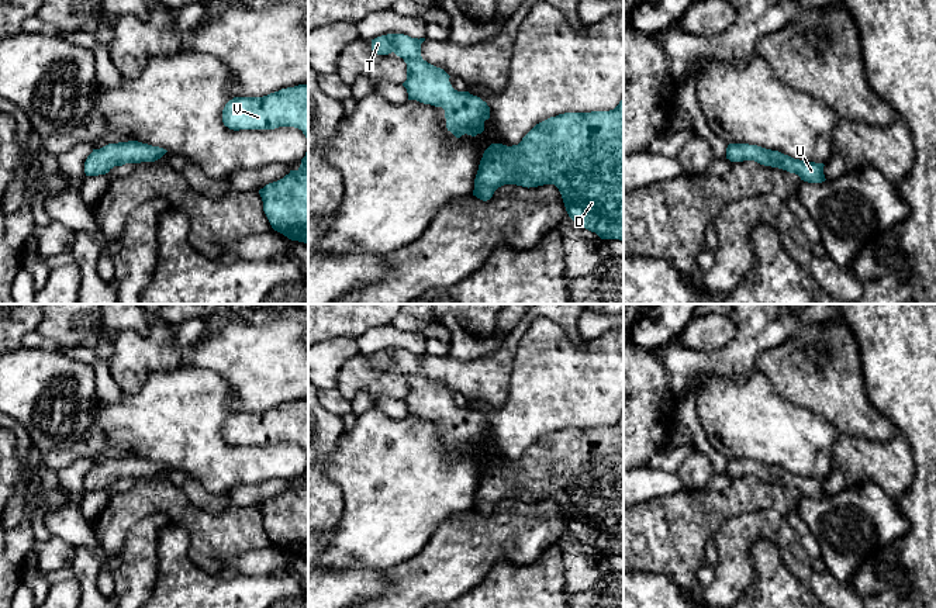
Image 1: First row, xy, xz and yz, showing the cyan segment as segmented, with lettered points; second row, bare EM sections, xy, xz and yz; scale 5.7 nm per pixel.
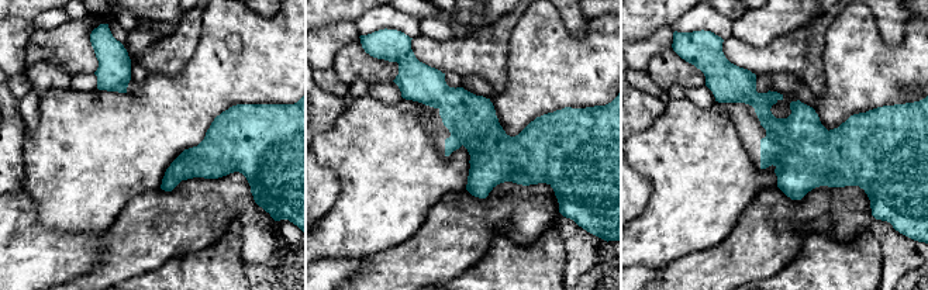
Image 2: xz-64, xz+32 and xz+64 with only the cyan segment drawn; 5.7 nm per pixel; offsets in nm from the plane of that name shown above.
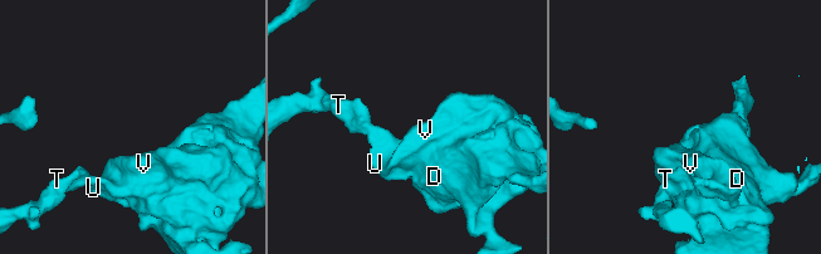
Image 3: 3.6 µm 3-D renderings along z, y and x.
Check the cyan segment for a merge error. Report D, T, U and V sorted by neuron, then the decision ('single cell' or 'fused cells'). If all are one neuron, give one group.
groups D T U V; single cell

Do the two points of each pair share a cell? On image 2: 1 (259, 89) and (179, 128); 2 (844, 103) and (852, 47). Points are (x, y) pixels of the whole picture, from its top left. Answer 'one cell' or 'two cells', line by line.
1: one cell
2: one cell

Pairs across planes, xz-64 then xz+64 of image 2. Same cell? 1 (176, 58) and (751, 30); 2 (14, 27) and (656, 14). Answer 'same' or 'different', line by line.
1: different
2: different

